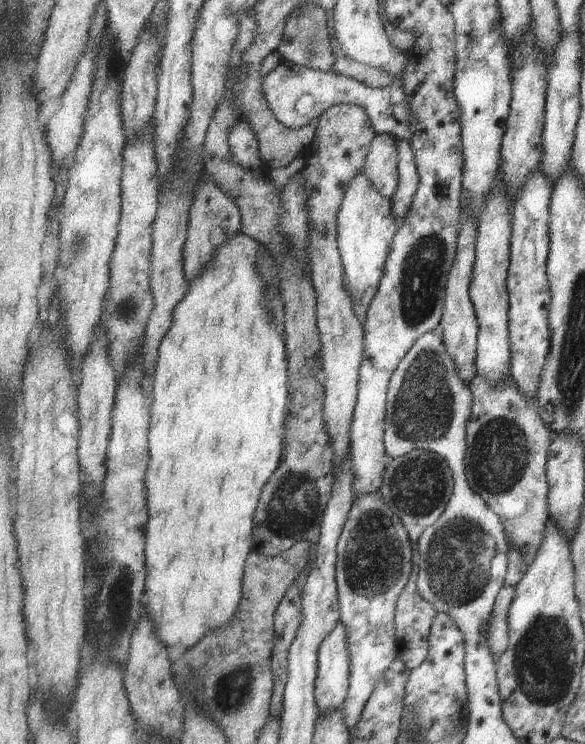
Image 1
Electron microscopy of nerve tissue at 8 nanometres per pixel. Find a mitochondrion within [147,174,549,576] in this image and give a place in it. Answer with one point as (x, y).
(424, 406)

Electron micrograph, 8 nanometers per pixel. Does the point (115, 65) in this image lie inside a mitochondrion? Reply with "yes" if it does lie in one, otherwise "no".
no

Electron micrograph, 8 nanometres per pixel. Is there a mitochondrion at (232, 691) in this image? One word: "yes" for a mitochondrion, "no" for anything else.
yes

